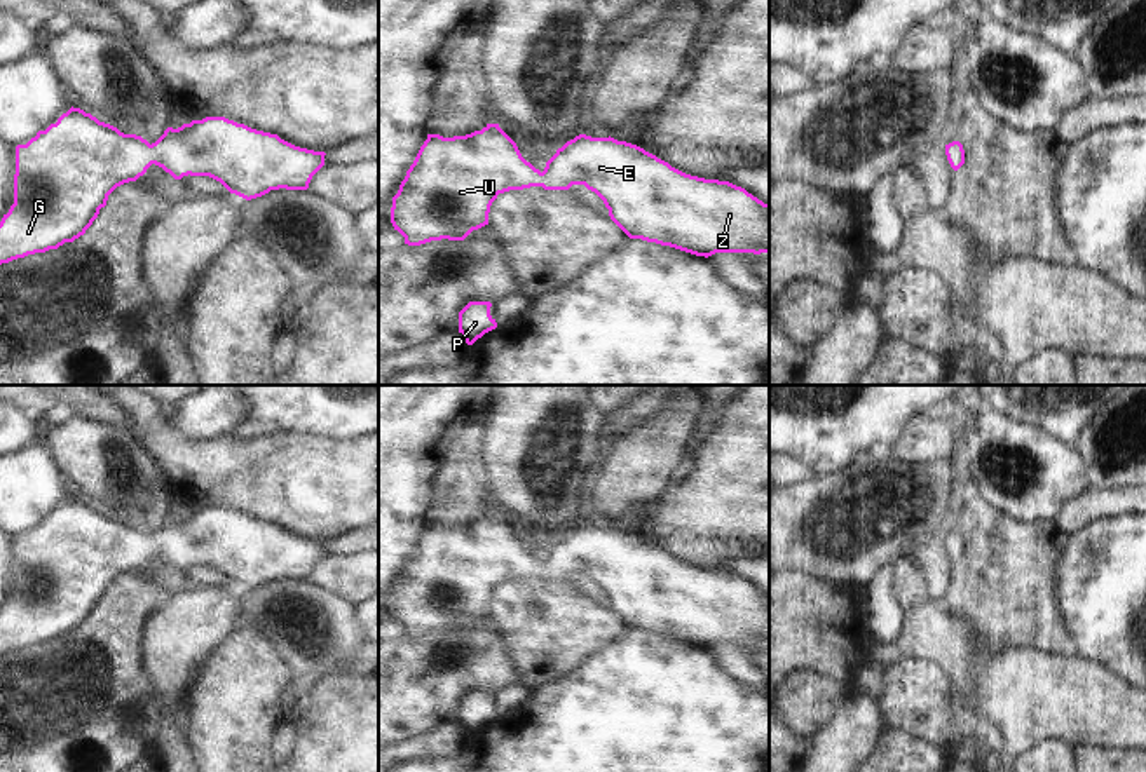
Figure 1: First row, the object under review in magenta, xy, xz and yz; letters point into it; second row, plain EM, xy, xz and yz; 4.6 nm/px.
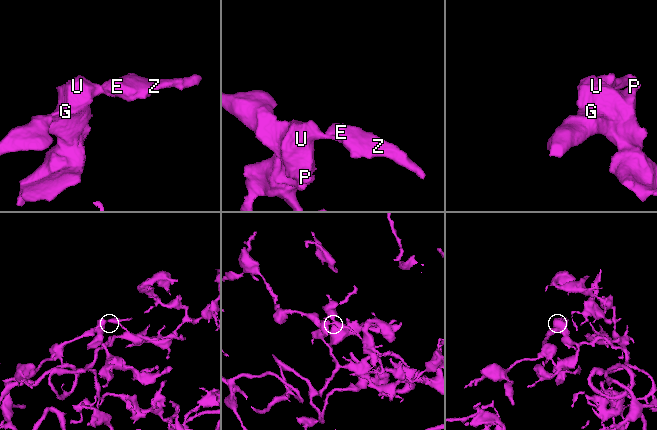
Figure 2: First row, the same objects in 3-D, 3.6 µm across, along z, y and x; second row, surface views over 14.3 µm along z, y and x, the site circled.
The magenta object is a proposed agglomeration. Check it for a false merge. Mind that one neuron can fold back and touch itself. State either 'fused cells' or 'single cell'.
single cell

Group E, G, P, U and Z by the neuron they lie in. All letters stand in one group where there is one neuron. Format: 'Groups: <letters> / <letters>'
Groups: E G P U Z

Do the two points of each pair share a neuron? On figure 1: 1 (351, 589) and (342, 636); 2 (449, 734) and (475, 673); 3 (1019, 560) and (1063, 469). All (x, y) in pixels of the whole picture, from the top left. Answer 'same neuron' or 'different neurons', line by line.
1: different neurons
2: different neurons
3: different neurons

